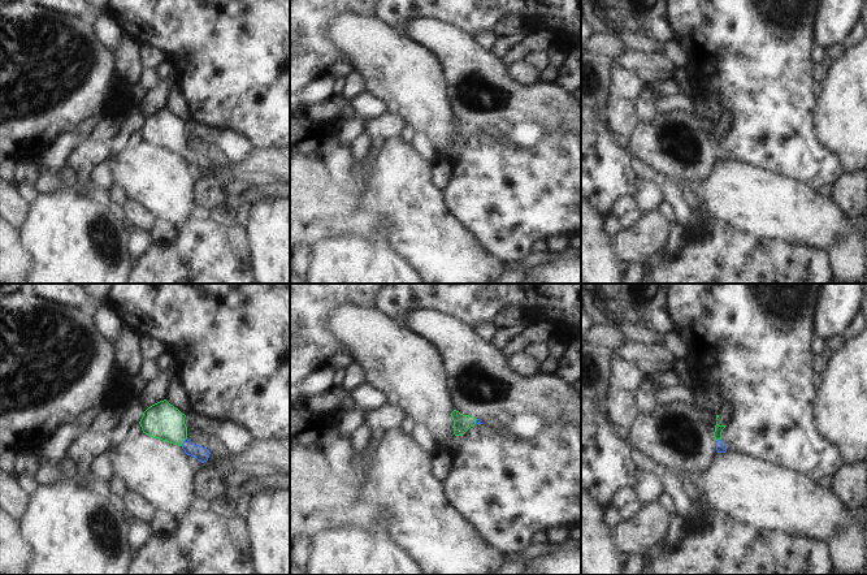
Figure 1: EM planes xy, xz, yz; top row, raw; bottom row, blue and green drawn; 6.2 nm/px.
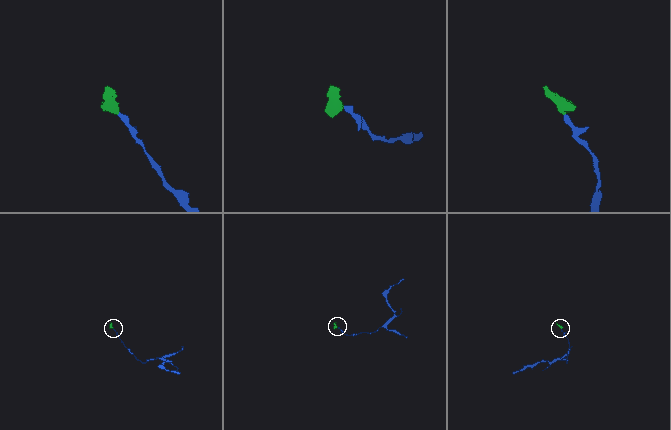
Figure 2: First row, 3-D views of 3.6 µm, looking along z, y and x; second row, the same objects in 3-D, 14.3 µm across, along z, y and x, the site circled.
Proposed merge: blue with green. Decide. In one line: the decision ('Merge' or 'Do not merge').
Merge

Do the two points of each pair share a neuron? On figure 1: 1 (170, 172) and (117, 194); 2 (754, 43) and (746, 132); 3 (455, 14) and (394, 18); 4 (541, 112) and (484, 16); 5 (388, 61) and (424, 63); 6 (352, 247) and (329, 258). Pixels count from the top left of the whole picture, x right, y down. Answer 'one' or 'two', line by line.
1: two
2: one
3: one
4: two
5: one
6: one

